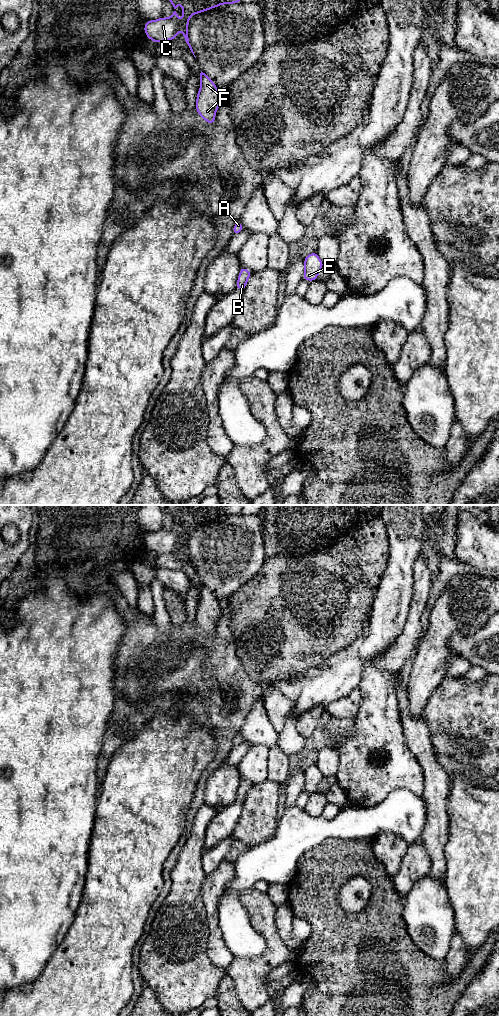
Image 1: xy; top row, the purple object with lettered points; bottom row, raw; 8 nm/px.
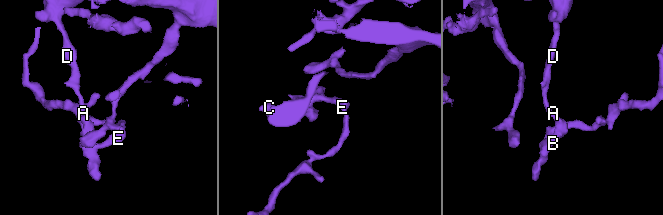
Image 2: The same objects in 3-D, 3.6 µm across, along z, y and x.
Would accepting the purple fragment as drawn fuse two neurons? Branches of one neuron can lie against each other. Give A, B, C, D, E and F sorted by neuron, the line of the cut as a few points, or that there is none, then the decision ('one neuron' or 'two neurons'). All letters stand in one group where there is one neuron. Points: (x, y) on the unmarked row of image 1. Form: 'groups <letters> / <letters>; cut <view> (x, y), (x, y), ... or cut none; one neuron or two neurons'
groups A B C D E F; cut none; one neuron

